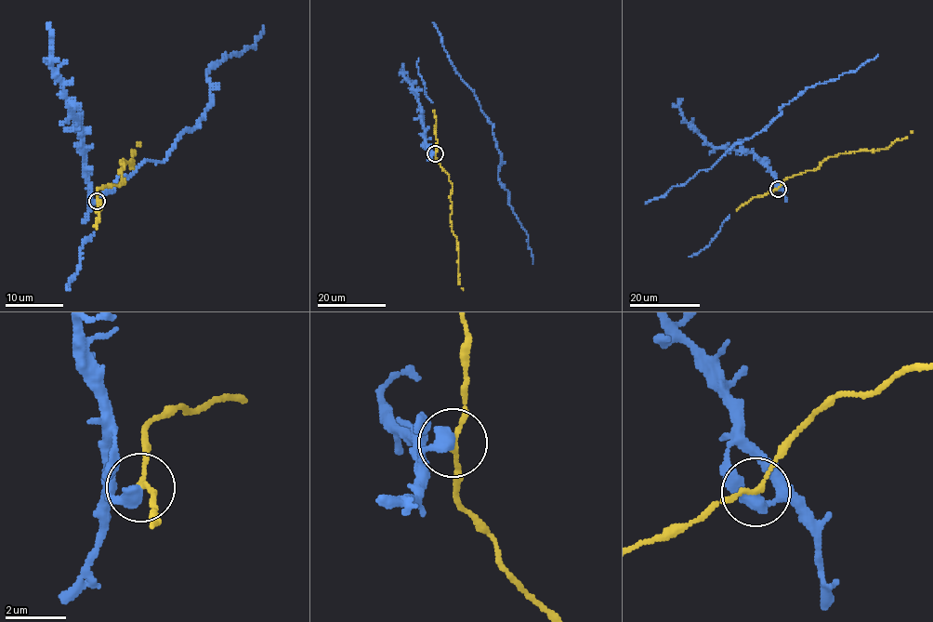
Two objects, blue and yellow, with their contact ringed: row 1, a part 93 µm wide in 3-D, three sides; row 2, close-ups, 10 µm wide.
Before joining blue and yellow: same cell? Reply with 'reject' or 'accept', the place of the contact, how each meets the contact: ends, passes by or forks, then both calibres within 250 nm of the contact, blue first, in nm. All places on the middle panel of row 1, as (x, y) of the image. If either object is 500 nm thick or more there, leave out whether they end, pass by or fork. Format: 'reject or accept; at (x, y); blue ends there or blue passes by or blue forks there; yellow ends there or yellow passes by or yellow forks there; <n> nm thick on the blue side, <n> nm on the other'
accept; at (435, 153); blue ends there; yellow passes by; 480 nm thick on the blue side, 150 nm on the other

